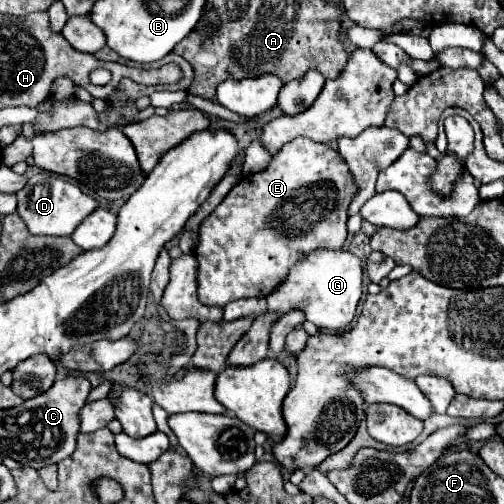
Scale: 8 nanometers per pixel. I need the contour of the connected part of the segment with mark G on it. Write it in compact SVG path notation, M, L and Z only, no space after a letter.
M314 249L308 257L300 259L288 271L288 277L266 297L268 311L286 315L292 309L304 311L306 319L318 329L340 333L344 331L356 313L356 305L362 295L362 261L350 251Z

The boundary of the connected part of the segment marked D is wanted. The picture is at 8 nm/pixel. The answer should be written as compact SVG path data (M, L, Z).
M50 175L50 179L36 185L28 183L18 191L18 213L34 235L70 235L80 225L80 221L84 221L84 217L88 217L96 207L98 203L94 197L82 193L78 185L56 175Z

